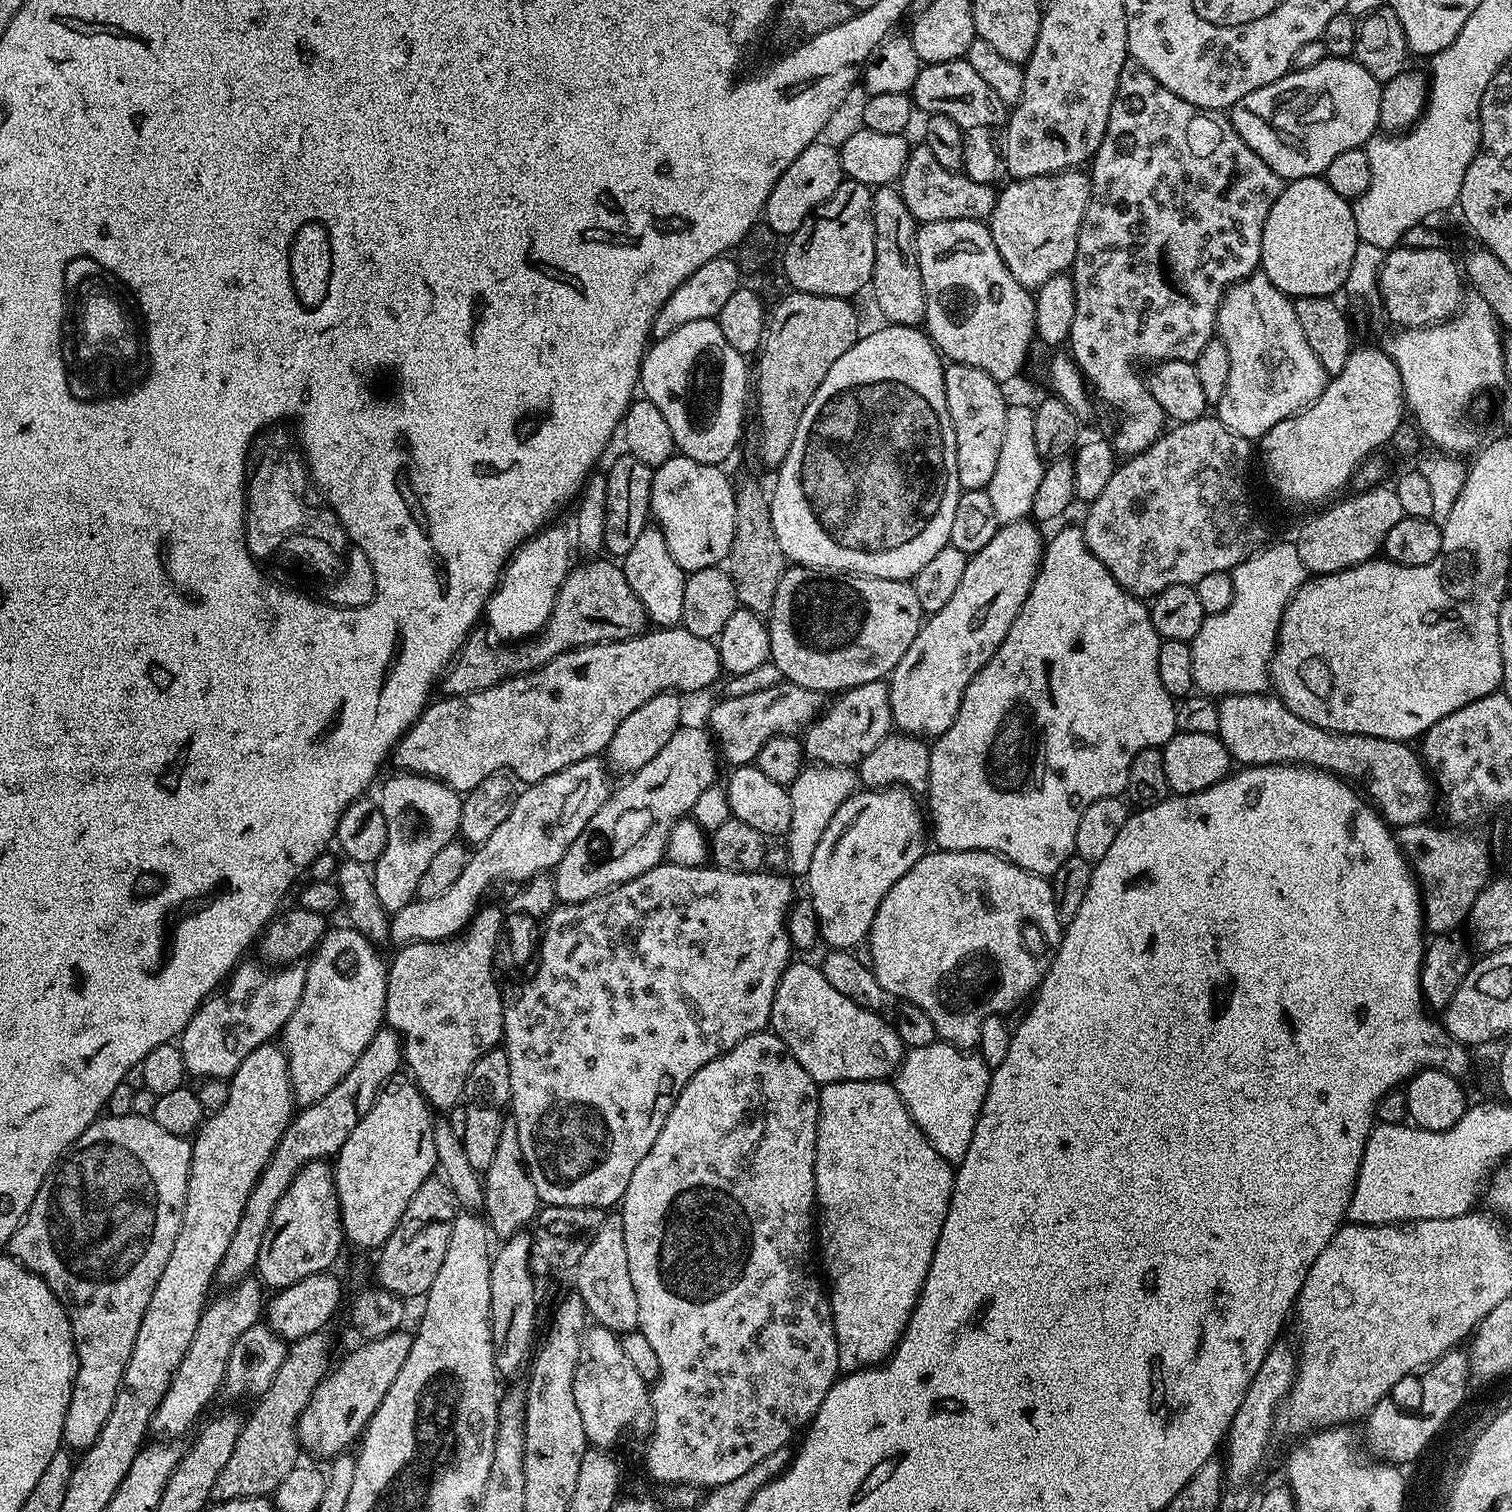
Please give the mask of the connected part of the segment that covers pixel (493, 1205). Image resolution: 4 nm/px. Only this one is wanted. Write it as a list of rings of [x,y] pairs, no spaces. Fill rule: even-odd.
[[[511,1122],[501,1123],[500,1133],[497,1136],[498,1146],[494,1149],[494,1159],[490,1161],[487,1172],[483,1173],[482,1183],[484,1186],[484,1206],[483,1215],[486,1214],[486,1223],[493,1237],[507,1238],[513,1233],[525,1229],[531,1225],[536,1219],[536,1213],[541,1207],[538,1194],[534,1190],[534,1182],[530,1178],[528,1169],[524,1166],[522,1158],[522,1146],[518,1146],[518,1134],[516,1133],[516,1125]]]

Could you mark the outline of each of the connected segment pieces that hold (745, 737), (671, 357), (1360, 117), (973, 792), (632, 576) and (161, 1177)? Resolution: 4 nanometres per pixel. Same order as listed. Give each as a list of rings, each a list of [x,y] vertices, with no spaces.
[[[781,682],[770,686],[770,690],[758,690],[758,694],[746,694],[742,698],[724,698],[709,714],[711,731],[718,739],[719,749],[732,766],[748,766],[756,759],[762,746],[775,736],[796,736],[816,723],[825,711],[825,693],[806,690],[797,684]]]
[[[716,320],[678,326],[678,330],[656,340],[644,353],[639,382],[643,399],[654,402],[662,418],[666,418],[679,455],[689,456],[698,462],[723,465],[724,459],[735,450],[740,440],[740,427],[744,424],[744,399],[748,396],[748,368],[744,364],[747,364],[746,357],[722,338],[722,330]]]
[[[1327,58],[1304,68],[1301,72],[1289,71],[1278,82],[1262,86],[1230,109],[1230,123],[1242,142],[1274,170],[1281,181],[1291,182],[1307,176],[1323,177],[1326,166],[1345,150],[1363,148],[1377,135],[1379,122],[1379,98],[1381,81],[1375,80],[1366,69],[1352,58]]]
[[[1079,527],[1064,528],[1053,540],[1051,537],[1044,552],[1040,573],[1036,576],[1022,610],[1014,618],[1002,646],[998,646],[994,655],[968,683],[954,722],[941,736],[935,737],[931,745],[926,812],[930,817],[931,839],[932,836],[936,839],[935,847],[946,852],[999,852],[1011,864],[1035,876],[1051,877],[1058,866],[1062,866],[1062,862],[1069,860],[1076,851],[1078,822],[1082,822],[1082,814],[1086,814],[1086,810],[1102,798],[1119,797],[1128,787],[1130,762],[1134,762],[1137,754],[1147,748],[1160,748],[1177,733],[1177,701],[1168,693],[1166,686],[1162,686],[1162,678],[1158,678],[1158,650],[1161,643],[1162,637],[1154,630],[1145,601],[1129,596],[1118,586],[1118,582],[1114,582],[1114,578],[1086,546],[1083,531]]]
[[[649,526],[638,534],[638,542],[622,558],[622,567],[626,582],[630,582],[630,590],[642,602],[648,611],[649,621],[656,626],[676,626],[683,618],[683,594],[686,573],[674,562],[674,554],[670,554],[670,546],[666,546],[663,530],[658,526]]]
[[[108,1116],[91,1124],[78,1139],[72,1143],[60,1158],[60,1163],[49,1172],[42,1182],[30,1210],[21,1220],[19,1228],[8,1239],[7,1251],[12,1259],[19,1260],[28,1271],[41,1276],[50,1286],[68,1312],[72,1322],[72,1343],[76,1350],[76,1375],[72,1377],[72,1397],[66,1410],[63,1443],[69,1449],[88,1449],[95,1440],[99,1440],[102,1426],[110,1418],[110,1410],[114,1410],[116,1395],[124,1382],[124,1371],[130,1362],[130,1354],[134,1350],[134,1338],[138,1338],[138,1326],[142,1322],[142,1314],[150,1302],[150,1294],[154,1294],[154,1286],[158,1286],[158,1278],[162,1278],[162,1270],[166,1270],[166,1262],[170,1259],[170,1250],[174,1250],[174,1241],[178,1238],[178,1230],[182,1226],[182,1214],[186,1206],[188,1193],[188,1167],[192,1161],[192,1146],[187,1139],[171,1136],[162,1130],[147,1116]]]

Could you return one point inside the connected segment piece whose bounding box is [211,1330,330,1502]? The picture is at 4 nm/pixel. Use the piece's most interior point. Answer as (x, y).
(264, 1453)

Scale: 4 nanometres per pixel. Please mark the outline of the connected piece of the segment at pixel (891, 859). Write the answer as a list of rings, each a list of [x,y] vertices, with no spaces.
[[[904,786],[857,790],[842,802],[842,806],[838,806],[838,814],[830,818],[830,826],[826,826],[826,834],[822,834],[818,850],[814,850],[814,862],[810,862],[810,870],[806,874],[808,892],[812,895],[810,903],[820,925],[820,940],[828,943],[829,949],[855,949],[855,944],[867,937],[873,916],[890,886],[894,886],[894,882],[898,882],[898,878],[902,878],[902,874],[906,874],[914,862],[924,856],[926,816],[911,795],[915,796]]]

